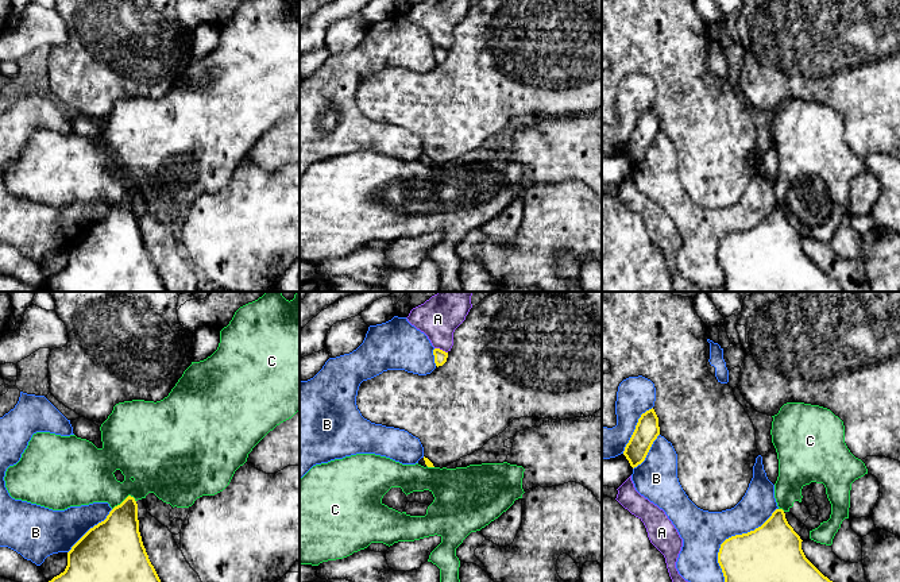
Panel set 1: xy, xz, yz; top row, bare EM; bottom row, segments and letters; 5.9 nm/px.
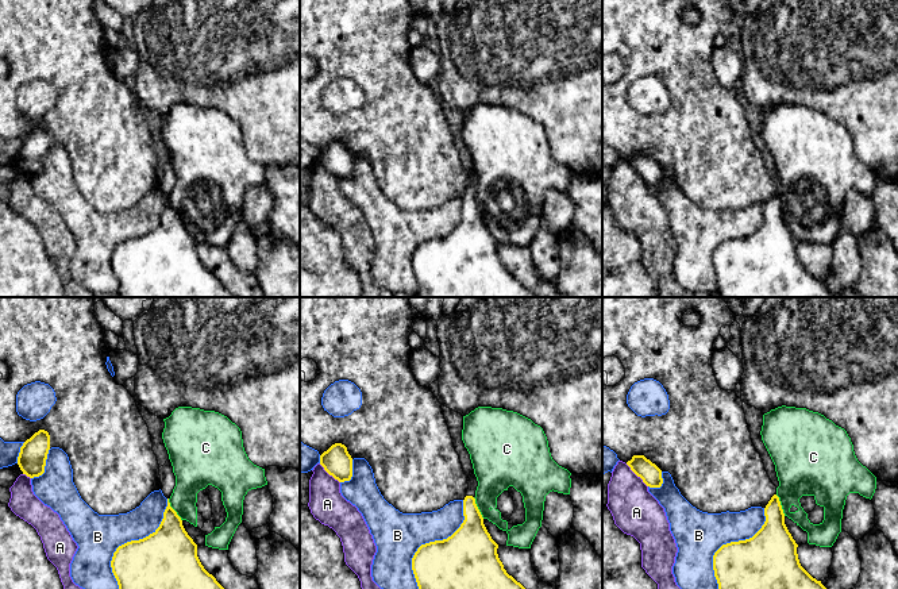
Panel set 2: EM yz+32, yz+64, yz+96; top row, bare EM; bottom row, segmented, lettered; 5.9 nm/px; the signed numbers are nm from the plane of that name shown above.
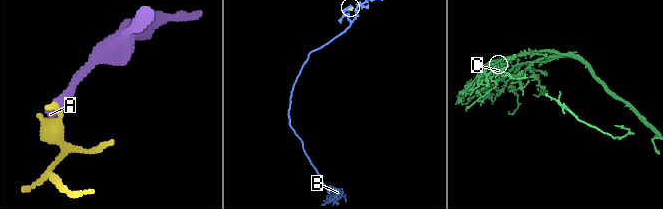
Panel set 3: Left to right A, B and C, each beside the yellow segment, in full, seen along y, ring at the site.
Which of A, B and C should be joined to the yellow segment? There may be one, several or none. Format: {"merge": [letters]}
{"merge": []}

